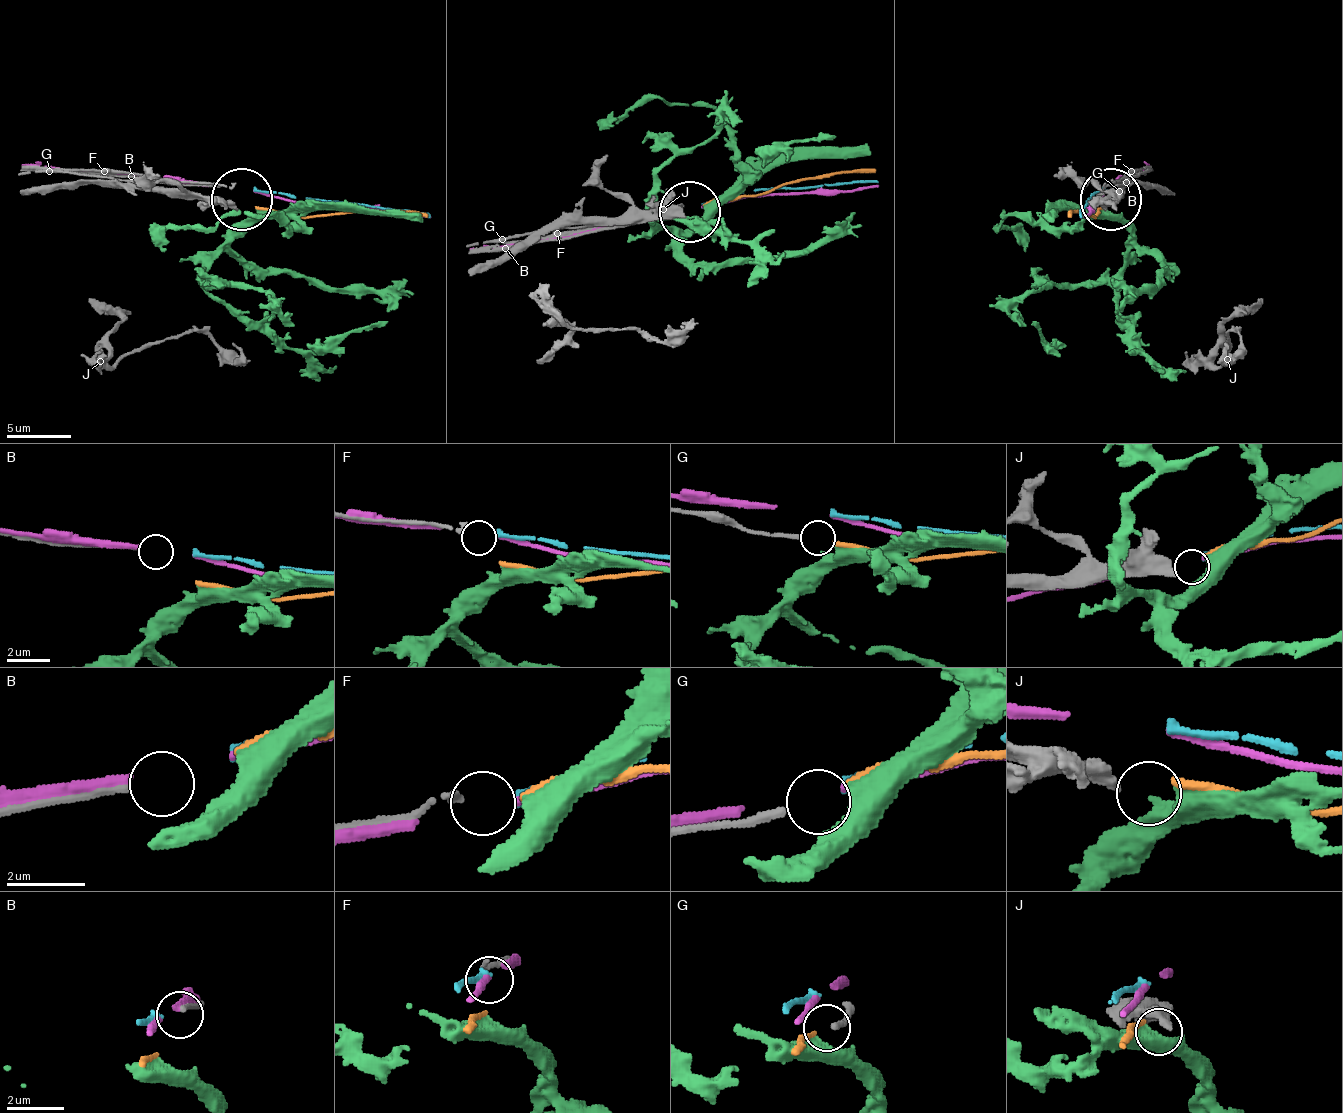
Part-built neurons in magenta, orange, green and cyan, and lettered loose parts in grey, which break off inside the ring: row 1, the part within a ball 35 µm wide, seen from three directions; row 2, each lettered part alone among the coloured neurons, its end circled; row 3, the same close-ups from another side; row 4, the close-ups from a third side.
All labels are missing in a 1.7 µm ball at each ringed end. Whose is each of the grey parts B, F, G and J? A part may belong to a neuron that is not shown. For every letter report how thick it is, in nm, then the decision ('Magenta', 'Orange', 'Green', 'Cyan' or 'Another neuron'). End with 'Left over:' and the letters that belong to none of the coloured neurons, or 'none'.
B: Thickness 170 nm. Another neuron
F: Thickness 160 nm. Cyan
G: Thickness 200 nm. Orange
J: Thickness 380 nm. Green
Left over: B

